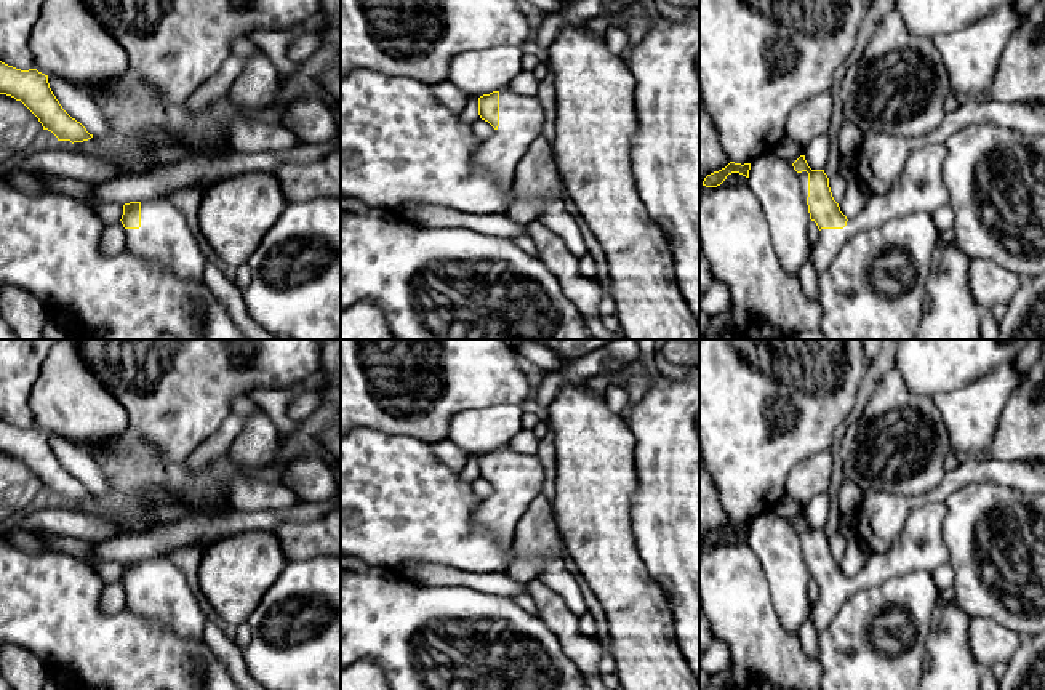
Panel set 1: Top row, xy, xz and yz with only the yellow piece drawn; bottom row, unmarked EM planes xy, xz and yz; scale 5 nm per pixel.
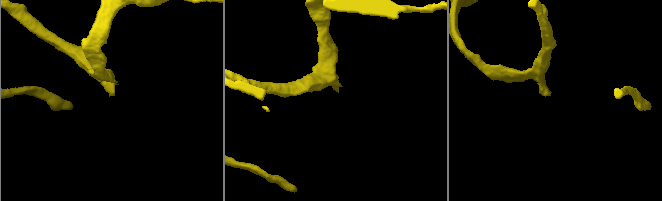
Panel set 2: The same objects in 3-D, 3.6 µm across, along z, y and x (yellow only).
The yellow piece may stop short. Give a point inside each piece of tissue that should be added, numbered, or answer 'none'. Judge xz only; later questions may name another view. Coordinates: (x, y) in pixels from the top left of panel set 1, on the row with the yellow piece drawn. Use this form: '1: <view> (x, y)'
1: xz (520, 116)

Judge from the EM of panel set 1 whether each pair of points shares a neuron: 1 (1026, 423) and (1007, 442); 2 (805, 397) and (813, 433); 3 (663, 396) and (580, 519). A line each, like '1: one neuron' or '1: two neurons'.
1: one neuron
2: one neuron
3: two neurons

